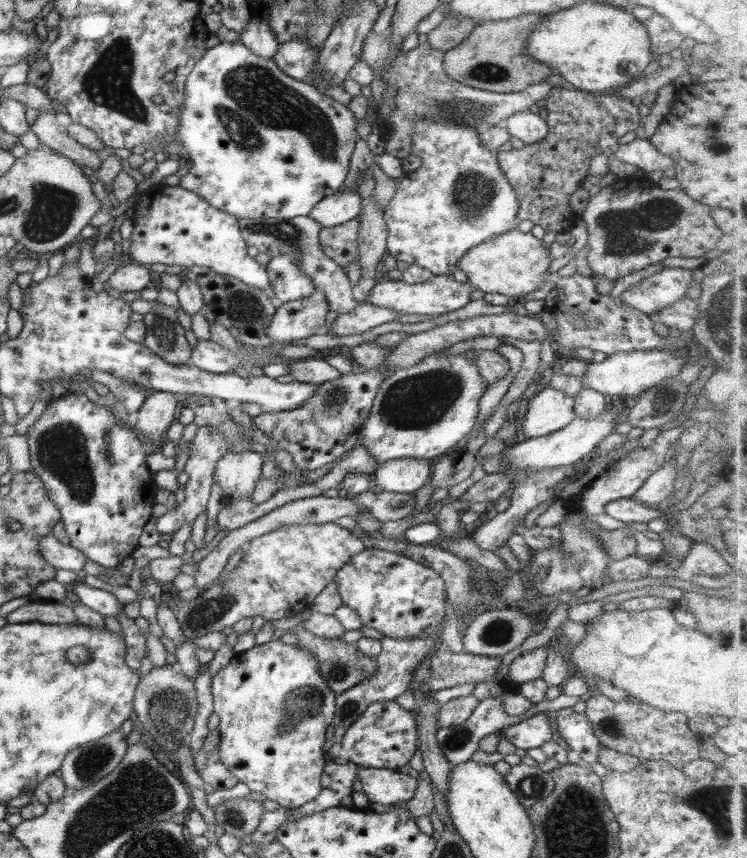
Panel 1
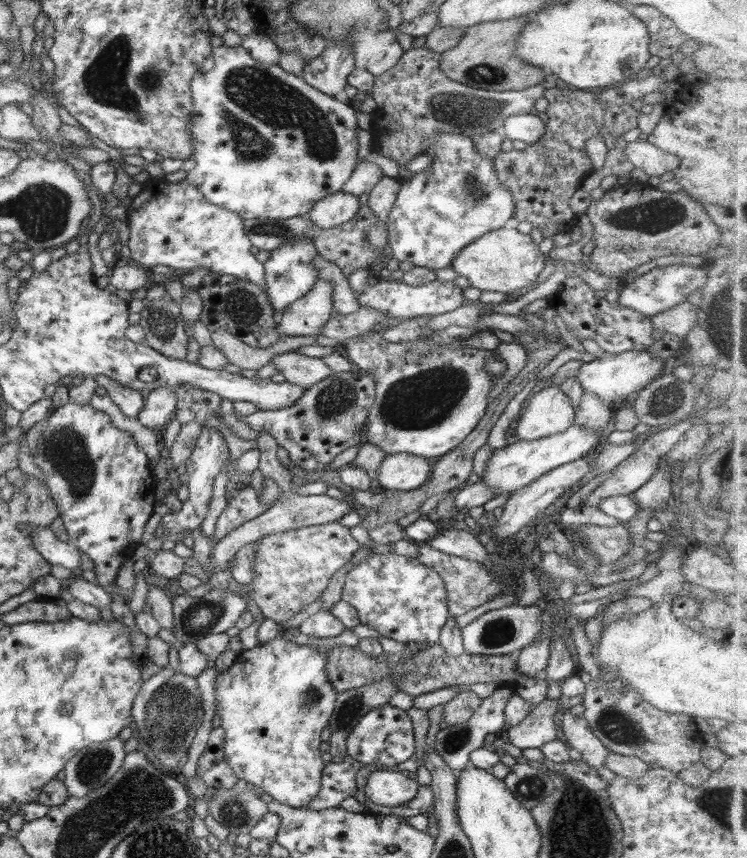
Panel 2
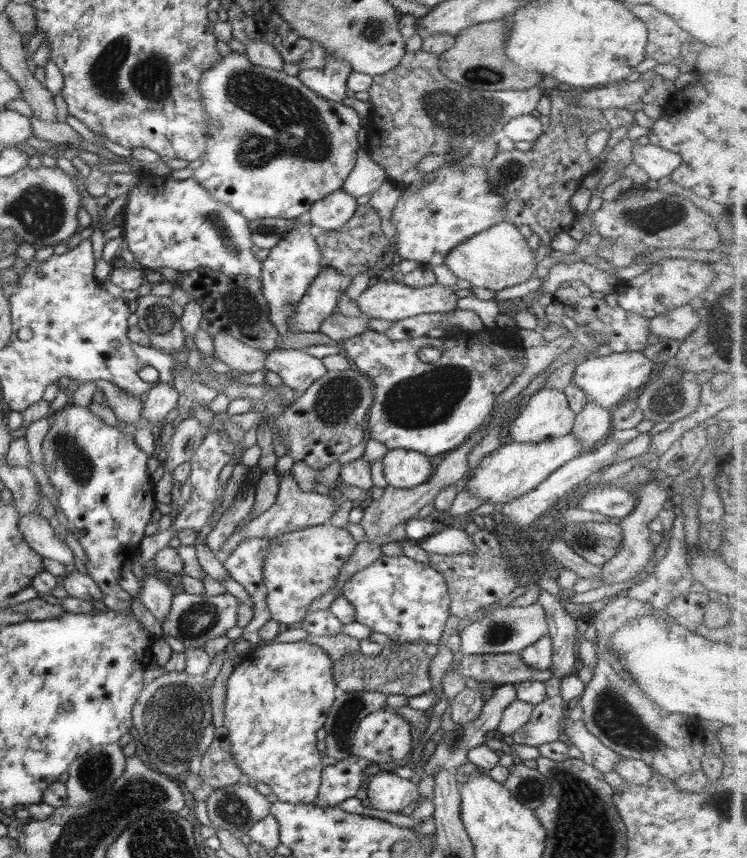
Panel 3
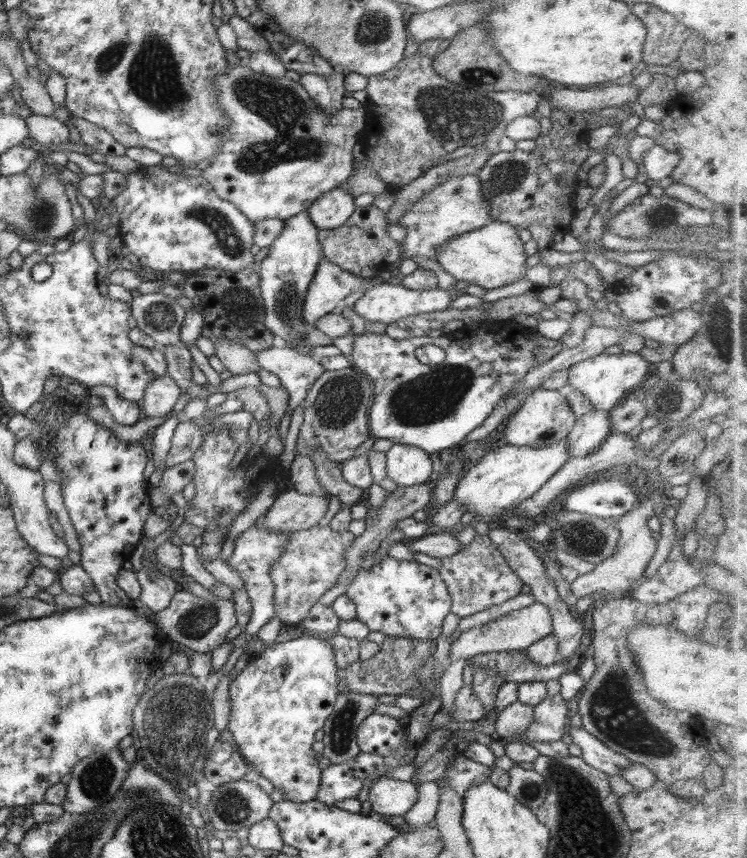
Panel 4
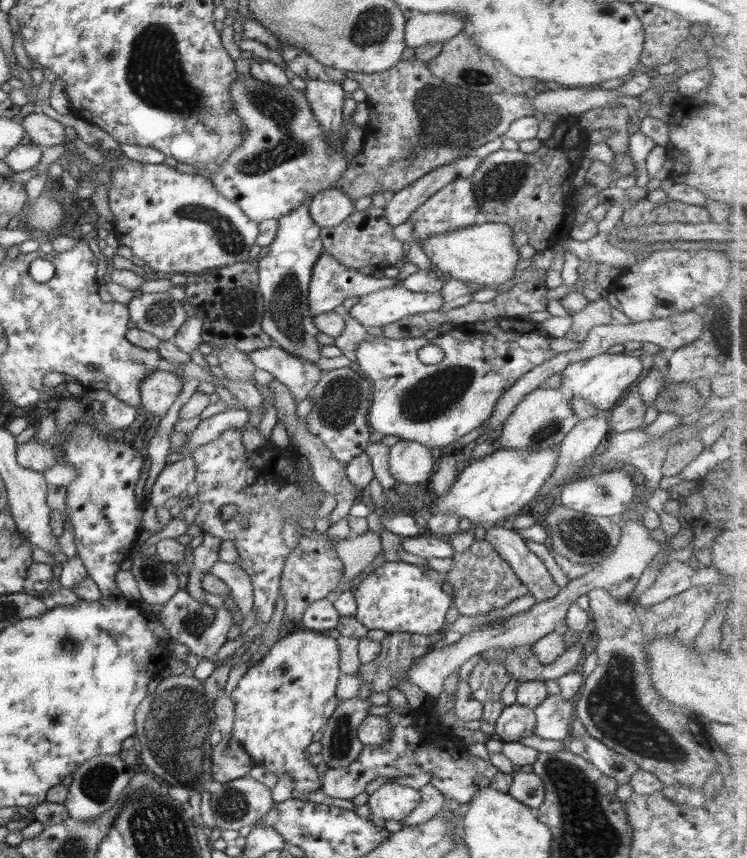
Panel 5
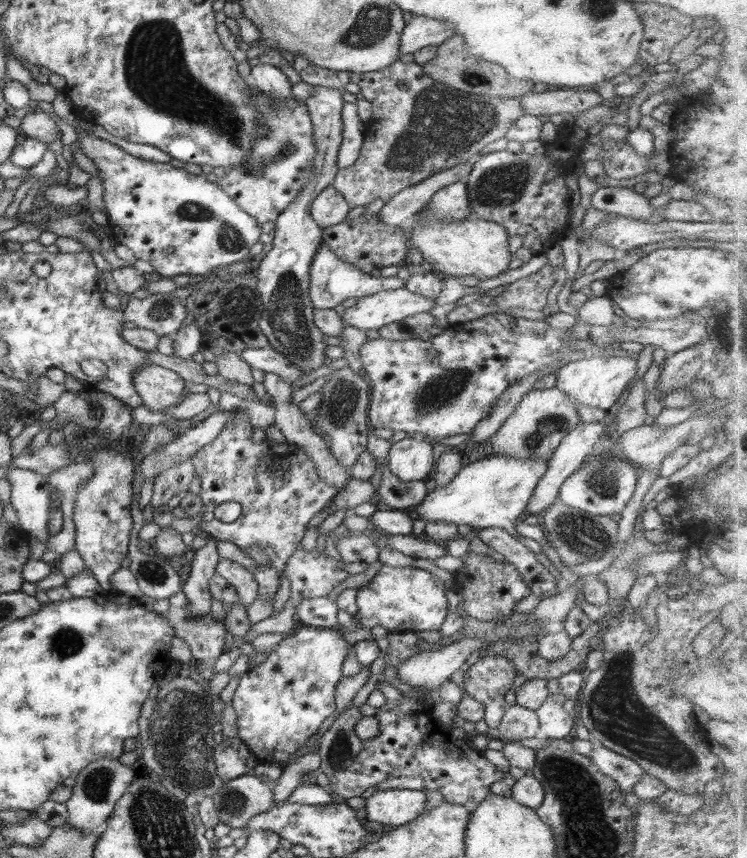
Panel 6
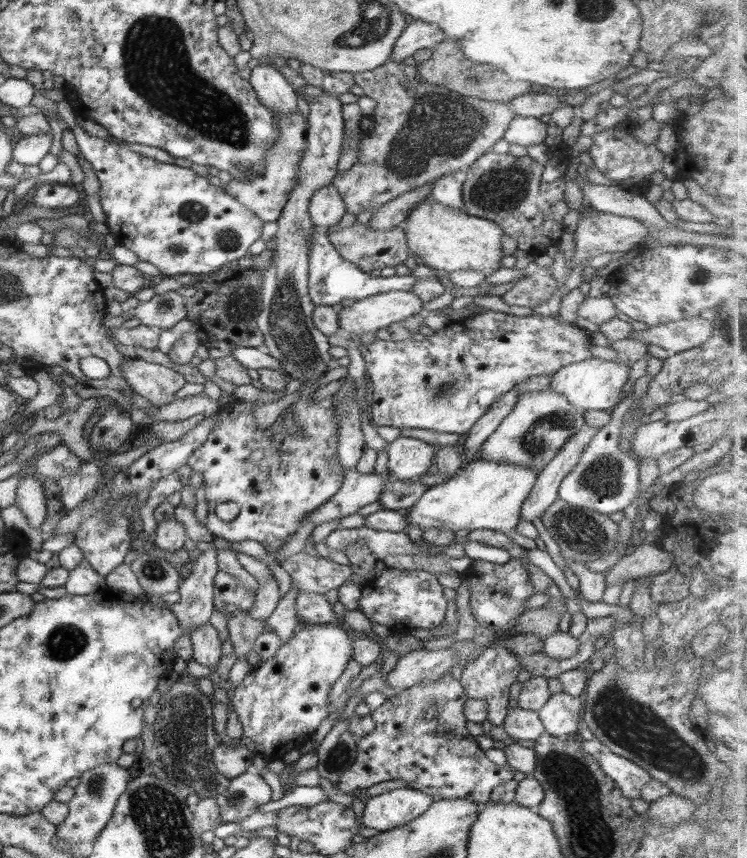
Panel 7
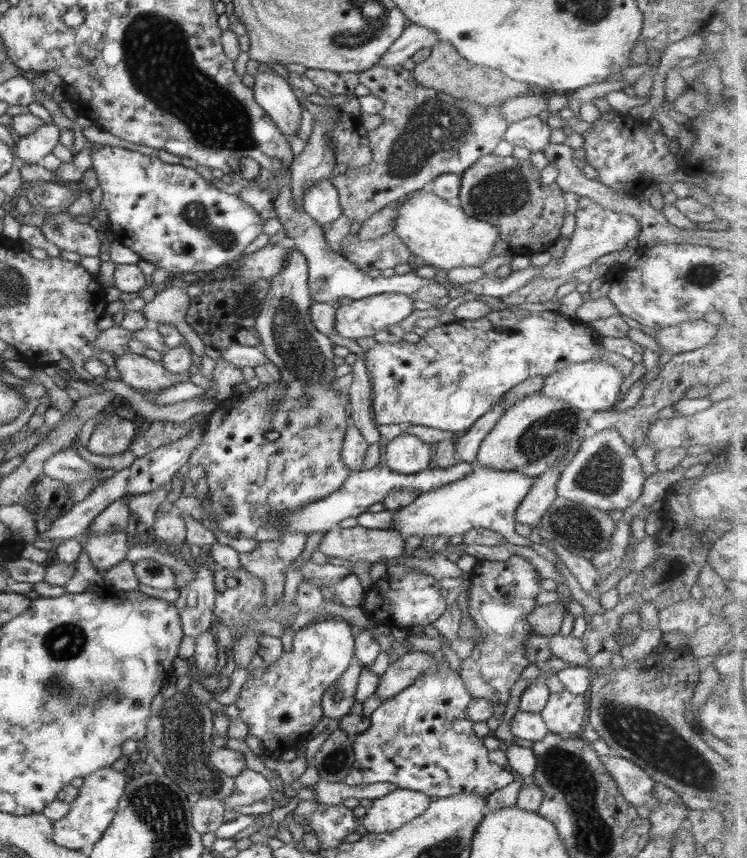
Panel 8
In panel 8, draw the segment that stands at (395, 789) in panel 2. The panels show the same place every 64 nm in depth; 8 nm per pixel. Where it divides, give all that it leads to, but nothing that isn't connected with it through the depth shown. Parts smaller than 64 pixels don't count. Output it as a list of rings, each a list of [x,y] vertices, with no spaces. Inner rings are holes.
[[[396,787],[396,790],[393,790],[390,794],[373,801],[372,807],[366,809],[367,813],[363,817],[362,825],[369,833],[394,832],[407,822],[418,818],[430,806],[430,803],[430,796],[427,794]]]

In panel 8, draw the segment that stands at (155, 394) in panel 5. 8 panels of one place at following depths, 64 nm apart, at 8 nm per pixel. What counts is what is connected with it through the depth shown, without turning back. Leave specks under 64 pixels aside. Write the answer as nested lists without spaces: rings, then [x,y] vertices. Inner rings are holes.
[[[132,351],[128,354],[118,352],[116,369],[126,385],[148,394],[160,394],[178,382],[186,382],[186,376],[172,375],[161,362],[154,362]]]

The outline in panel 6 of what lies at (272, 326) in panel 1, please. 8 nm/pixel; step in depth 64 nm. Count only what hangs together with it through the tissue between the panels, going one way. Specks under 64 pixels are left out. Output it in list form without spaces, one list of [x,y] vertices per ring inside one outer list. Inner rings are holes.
[[[324,243],[318,247],[314,253],[309,270],[309,297],[316,309],[333,309],[338,304],[348,300],[348,298],[362,298],[384,290],[392,290],[406,286],[407,280],[396,276],[374,277],[362,272],[353,264],[337,257]]]

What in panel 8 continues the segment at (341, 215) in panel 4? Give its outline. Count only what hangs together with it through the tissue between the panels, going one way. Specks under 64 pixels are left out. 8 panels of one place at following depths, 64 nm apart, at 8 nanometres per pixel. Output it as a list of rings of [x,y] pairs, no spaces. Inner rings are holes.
[[[328,179],[315,182],[303,194],[303,210],[320,226],[334,222],[342,215],[337,188]]]

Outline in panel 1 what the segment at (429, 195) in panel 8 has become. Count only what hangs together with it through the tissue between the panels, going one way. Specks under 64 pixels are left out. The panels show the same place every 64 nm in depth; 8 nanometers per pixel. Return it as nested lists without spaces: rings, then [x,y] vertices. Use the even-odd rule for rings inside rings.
[[[518,228],[499,234],[497,237],[481,242],[462,255],[456,269],[462,270],[468,276],[468,283],[474,289],[482,292],[498,292],[516,301],[533,290],[538,290],[549,275],[548,268],[552,258],[550,251],[544,246],[542,239],[538,239],[531,232],[524,233]]]

